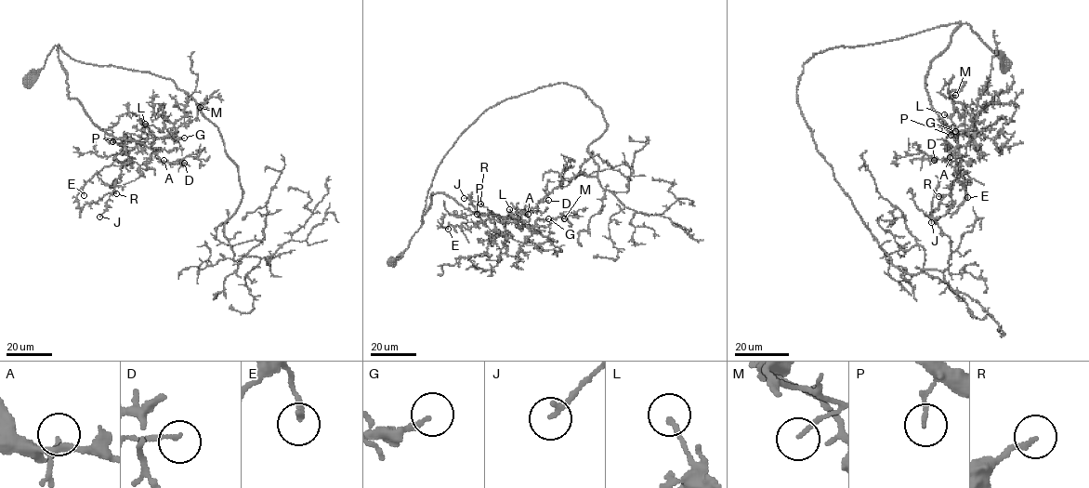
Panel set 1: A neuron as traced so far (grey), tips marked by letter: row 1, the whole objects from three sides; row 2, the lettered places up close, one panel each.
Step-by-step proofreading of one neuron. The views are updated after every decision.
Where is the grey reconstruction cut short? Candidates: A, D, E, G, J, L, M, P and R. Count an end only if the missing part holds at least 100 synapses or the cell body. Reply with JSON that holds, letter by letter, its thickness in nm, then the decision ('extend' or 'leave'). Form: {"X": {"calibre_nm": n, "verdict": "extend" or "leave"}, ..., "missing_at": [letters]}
{"A": {"calibre_nm": 130, "verdict": "leave"}, "D": {"calibre_nm": 180, "verdict": "leave"}, "E": {"calibre_nm": 220, "verdict": "leave"}, "G": {"calibre_nm": 150, "verdict": "extend"}, "J": {"calibre_nm": 170, "verdict": "leave"}, "L": {"calibre_nm": 150, "verdict": "leave"}, "M": {"calibre_nm": 130, "verdict": "leave"}, "P": {"calibre_nm": 160, "verdict": "leave"}, "R": {"calibre_nm": 160, "verdict": "extend"}, "missing_at": ["G", "R"]}

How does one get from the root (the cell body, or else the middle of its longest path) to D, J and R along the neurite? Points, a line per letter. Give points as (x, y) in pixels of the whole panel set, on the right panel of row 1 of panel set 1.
D: (1007, 64), (966, 23), (953, 32), (926, 77), (930, 104), (956, 141), (946, 158), (934, 160)
J: (1007, 64), (964, 23), (930, 65), (925, 88), (949, 126), (946, 143), (961, 168), (930, 213), (931, 222)
R: (1007, 64), (966, 23), (932, 60), (925, 88), (949, 126), (946, 143), (961, 168), (950, 192), (938, 196)

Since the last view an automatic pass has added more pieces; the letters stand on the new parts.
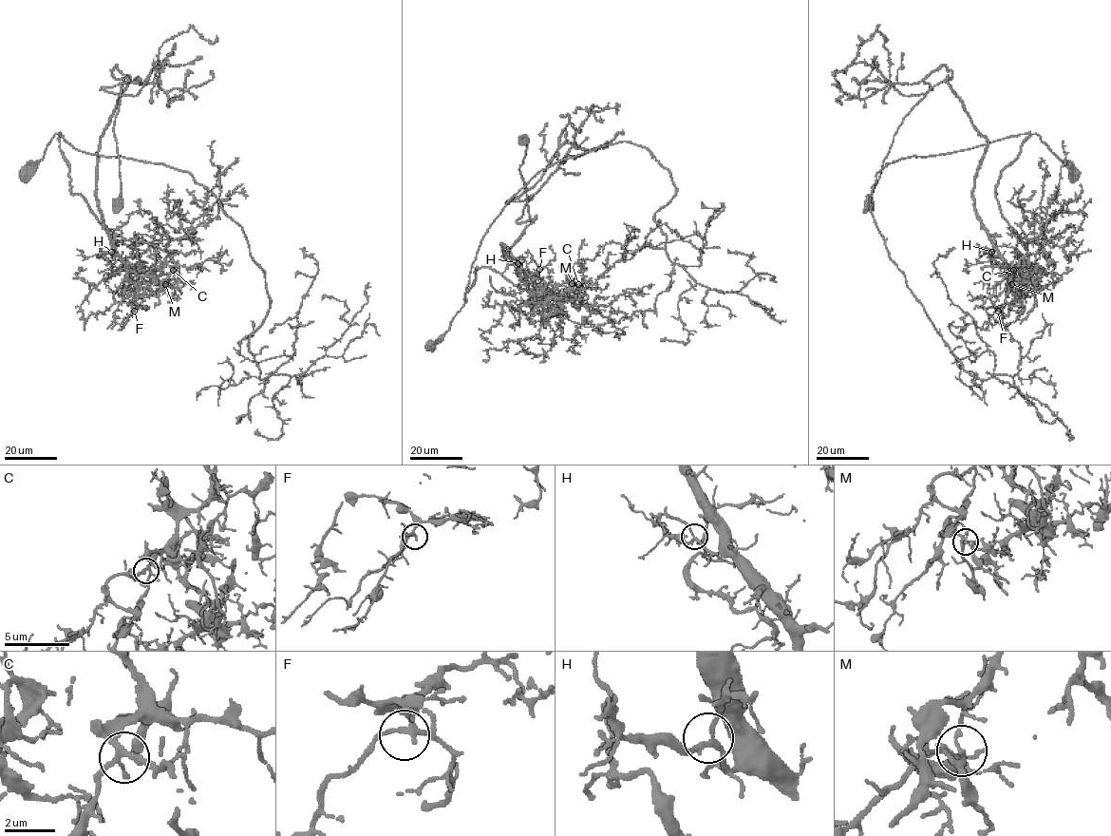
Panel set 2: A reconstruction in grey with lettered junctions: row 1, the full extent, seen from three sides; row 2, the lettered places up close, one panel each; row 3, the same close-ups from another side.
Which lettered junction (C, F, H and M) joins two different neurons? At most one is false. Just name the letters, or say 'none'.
M

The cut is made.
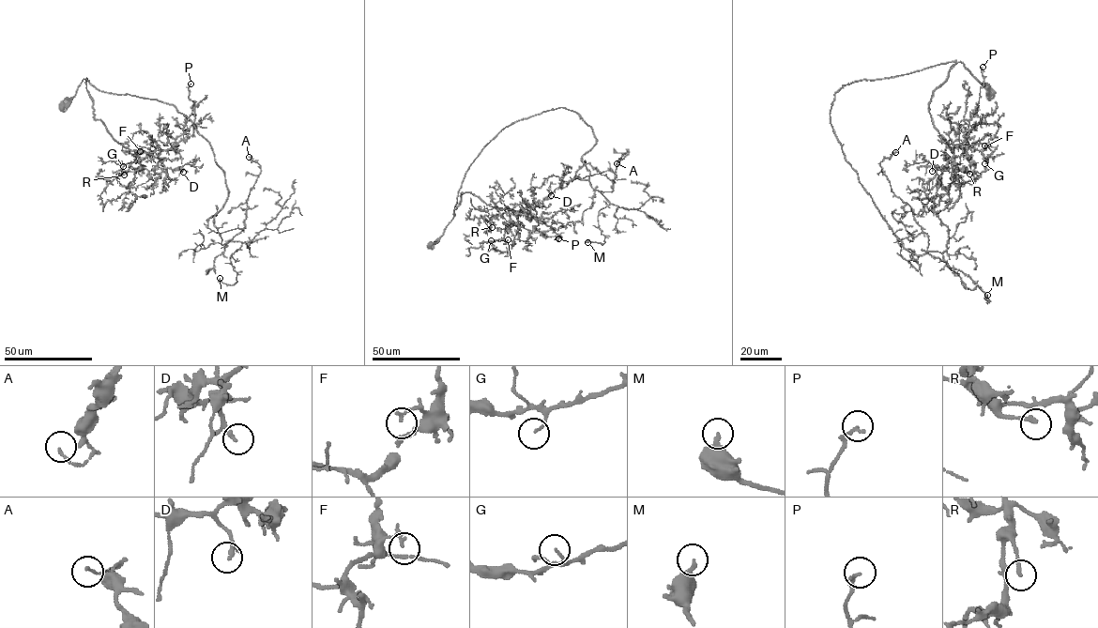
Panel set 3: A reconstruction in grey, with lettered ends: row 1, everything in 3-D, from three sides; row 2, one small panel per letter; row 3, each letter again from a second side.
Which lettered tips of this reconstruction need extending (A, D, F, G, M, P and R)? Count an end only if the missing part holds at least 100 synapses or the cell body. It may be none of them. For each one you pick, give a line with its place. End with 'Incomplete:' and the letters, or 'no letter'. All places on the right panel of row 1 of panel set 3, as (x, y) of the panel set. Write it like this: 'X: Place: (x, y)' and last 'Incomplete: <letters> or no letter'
Incomplete: no letter

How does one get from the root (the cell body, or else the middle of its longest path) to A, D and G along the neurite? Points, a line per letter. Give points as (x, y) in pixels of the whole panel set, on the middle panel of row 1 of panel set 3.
A: (430, 247), (520, 119), (575, 111), (595, 190), (617, 163)
D: (430, 247), (443, 234), (452, 218), (462, 192), (472, 193), (493, 207), (524, 213), (527, 213), (551, 195)
G: (430, 247), (452, 218), (462, 192), (516, 217), (502, 239), (491, 240)

